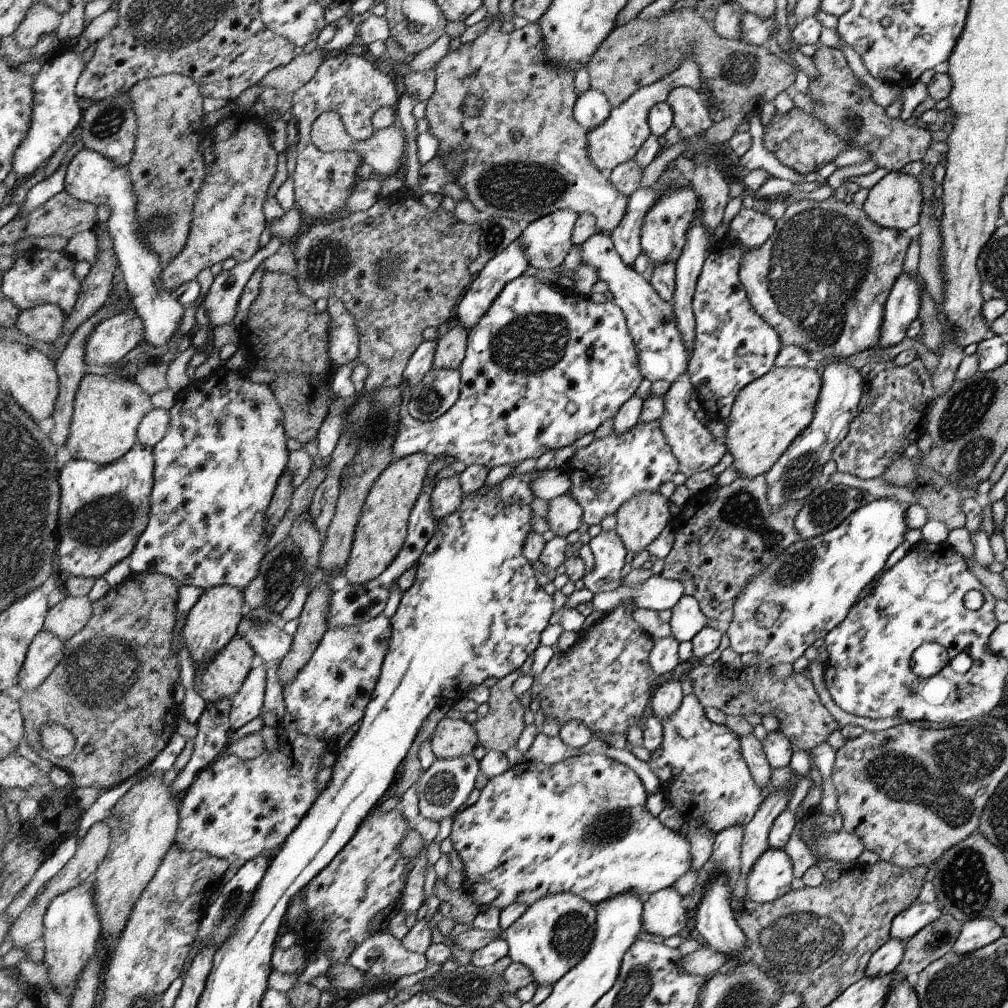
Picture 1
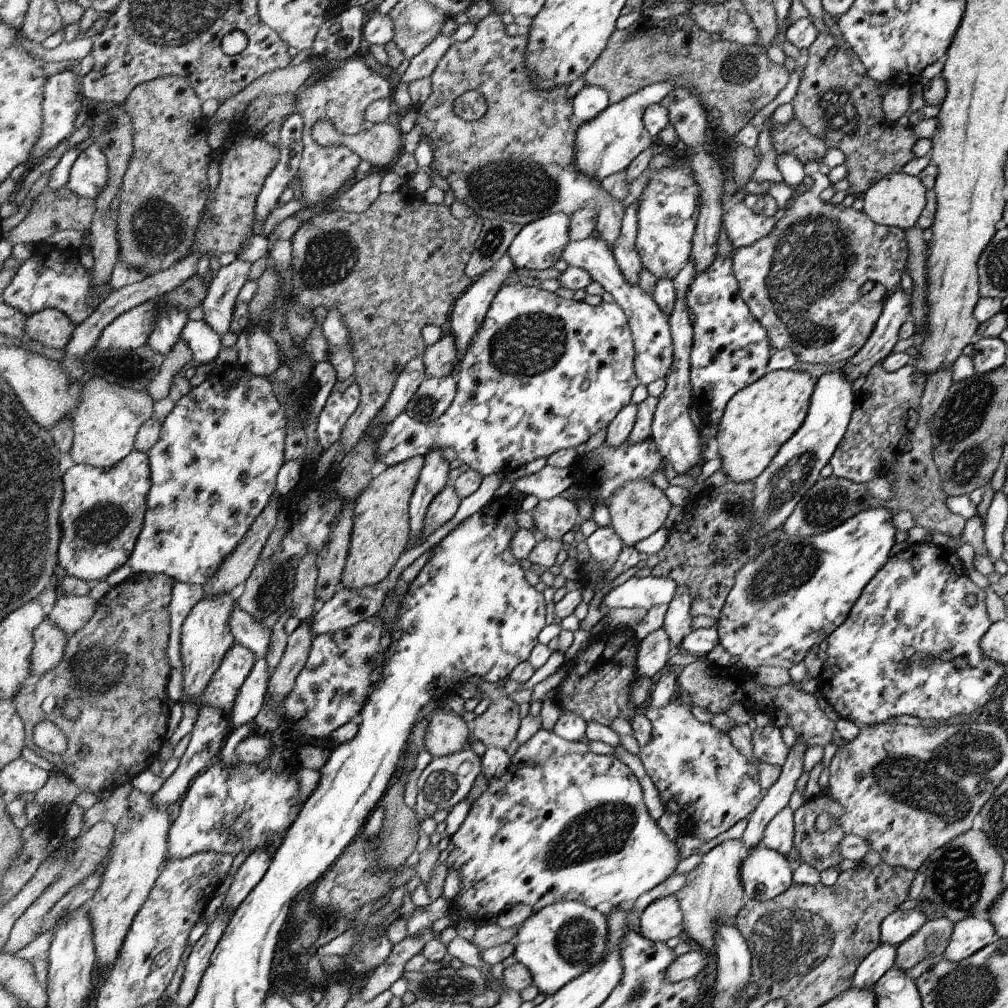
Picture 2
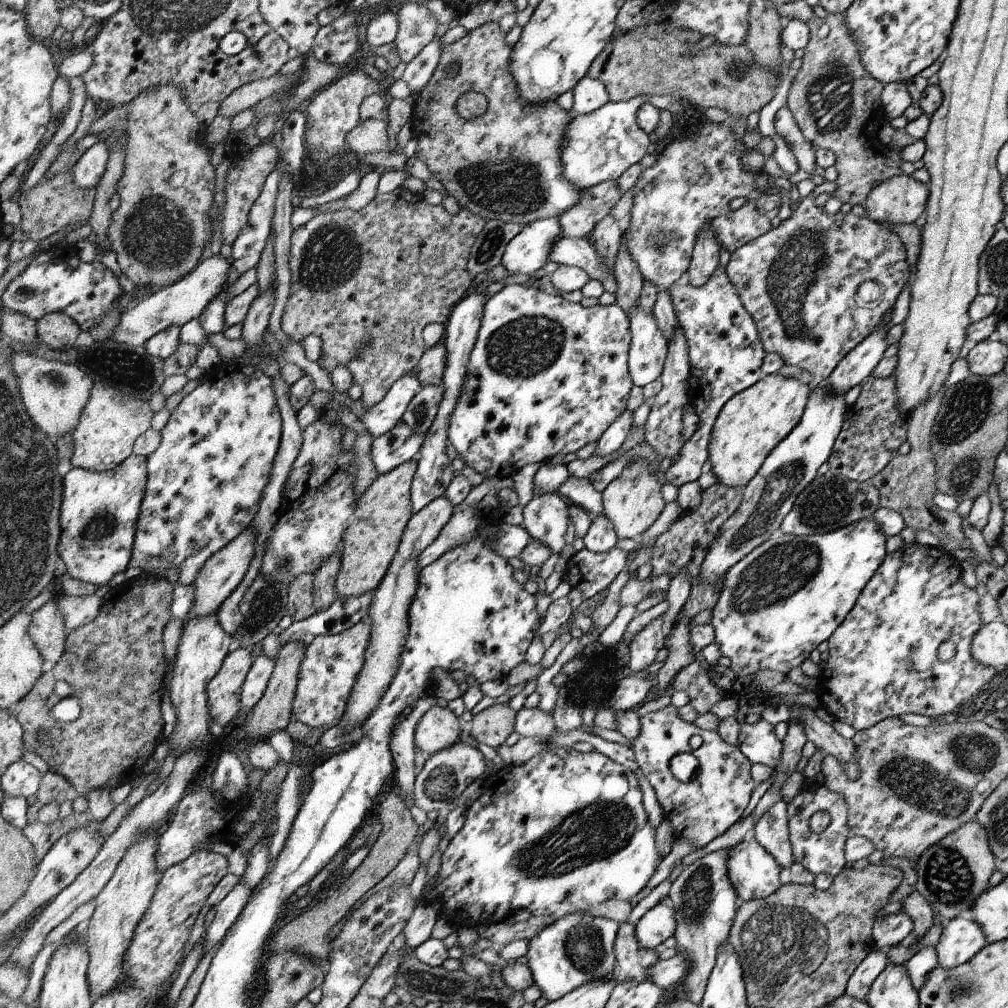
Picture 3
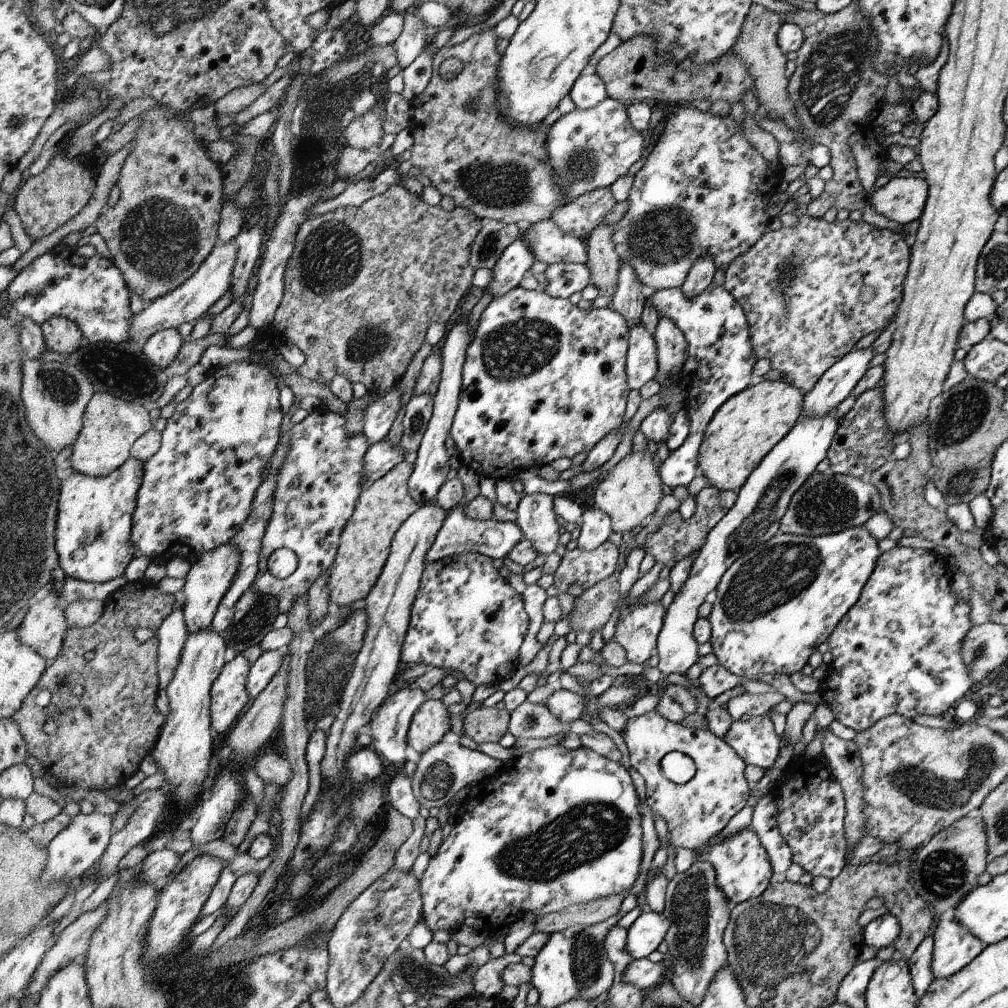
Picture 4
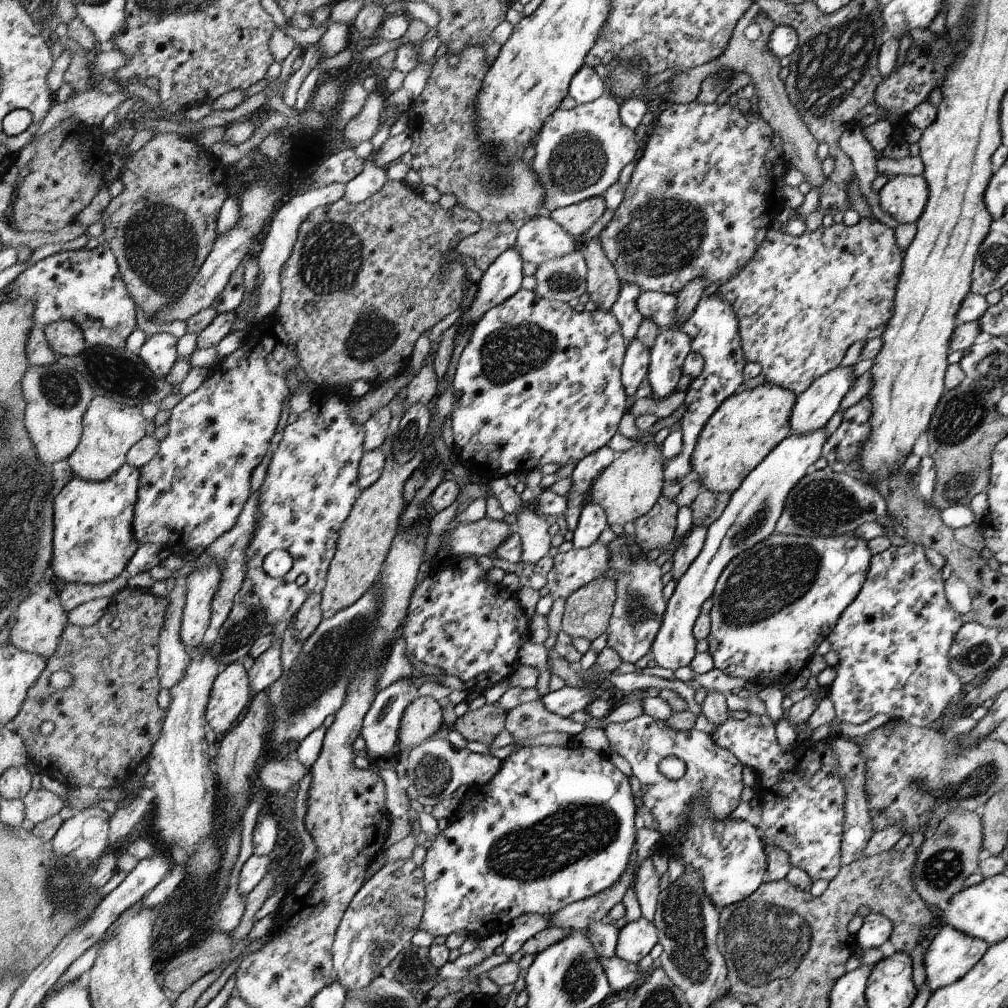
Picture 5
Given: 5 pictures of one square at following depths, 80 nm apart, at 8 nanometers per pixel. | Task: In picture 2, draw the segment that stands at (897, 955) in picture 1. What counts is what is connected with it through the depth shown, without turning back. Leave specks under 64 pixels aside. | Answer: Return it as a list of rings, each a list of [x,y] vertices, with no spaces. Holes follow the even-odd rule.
[[[882,943],[872,951],[860,964],[860,968],[854,976],[852,988],[869,991],[878,982],[879,978],[889,969],[894,967],[896,960],[896,947],[888,943]]]

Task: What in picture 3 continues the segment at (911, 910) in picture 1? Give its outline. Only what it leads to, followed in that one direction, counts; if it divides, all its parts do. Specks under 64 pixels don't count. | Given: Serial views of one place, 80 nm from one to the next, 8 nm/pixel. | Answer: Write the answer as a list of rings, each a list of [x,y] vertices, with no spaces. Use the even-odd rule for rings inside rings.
[[[902,911],[874,919],[873,941],[878,950],[896,946],[913,929],[912,919]]]

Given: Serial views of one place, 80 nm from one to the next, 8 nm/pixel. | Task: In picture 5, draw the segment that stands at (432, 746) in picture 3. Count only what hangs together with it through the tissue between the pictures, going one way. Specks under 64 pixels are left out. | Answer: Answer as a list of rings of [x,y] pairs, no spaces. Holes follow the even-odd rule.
[[[420,696],[410,702],[400,722],[400,743],[402,748],[416,748],[440,730],[442,708],[430,696]]]

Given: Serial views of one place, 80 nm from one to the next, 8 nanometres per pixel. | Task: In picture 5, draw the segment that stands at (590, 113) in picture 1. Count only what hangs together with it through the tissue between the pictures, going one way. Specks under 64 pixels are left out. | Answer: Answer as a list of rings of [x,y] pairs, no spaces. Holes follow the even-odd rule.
[[[584,65],[573,78],[569,86],[569,96],[577,104],[590,104],[598,100],[607,89],[594,67]]]

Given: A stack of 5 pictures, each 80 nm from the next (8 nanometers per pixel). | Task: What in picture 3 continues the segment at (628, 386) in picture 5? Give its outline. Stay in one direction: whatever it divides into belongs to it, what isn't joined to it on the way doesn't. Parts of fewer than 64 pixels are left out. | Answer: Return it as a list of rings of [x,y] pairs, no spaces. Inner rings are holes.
[[[640,306],[630,314],[633,328],[630,377],[633,385],[644,387],[662,374],[669,344],[658,328],[653,314],[645,314]]]

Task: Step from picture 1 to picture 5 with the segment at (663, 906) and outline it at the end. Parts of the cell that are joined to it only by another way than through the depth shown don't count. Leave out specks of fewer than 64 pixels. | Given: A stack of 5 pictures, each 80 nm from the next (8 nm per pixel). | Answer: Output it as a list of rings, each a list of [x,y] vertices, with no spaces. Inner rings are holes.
[[[638,918],[620,929],[616,957],[638,963],[658,944],[658,928],[654,922]]]

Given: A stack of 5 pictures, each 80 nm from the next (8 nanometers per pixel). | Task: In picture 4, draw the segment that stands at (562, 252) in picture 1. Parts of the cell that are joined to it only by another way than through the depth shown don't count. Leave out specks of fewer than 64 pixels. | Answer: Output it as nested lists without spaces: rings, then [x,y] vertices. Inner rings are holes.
[[[525,233],[504,250],[492,270],[492,282],[484,291],[493,299],[505,296],[520,286],[527,272],[535,263],[534,256],[527,244]]]

